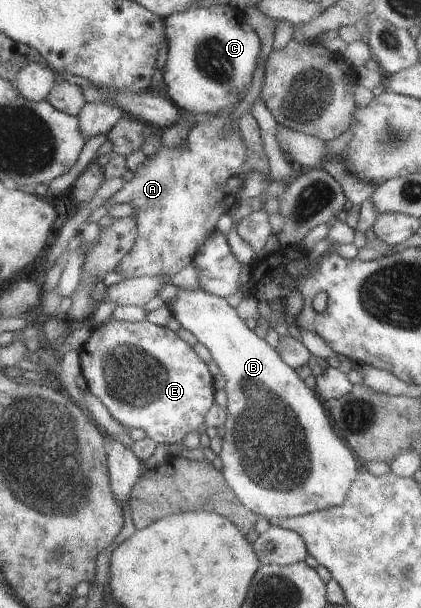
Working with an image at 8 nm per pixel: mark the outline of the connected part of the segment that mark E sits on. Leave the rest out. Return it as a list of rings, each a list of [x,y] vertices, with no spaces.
[[[108,320],[107,323],[99,324],[90,333],[87,341],[77,349],[80,363],[81,377],[85,380],[87,391],[93,397],[96,397],[103,407],[107,409],[109,417],[113,421],[117,421],[119,425],[127,430],[129,428],[139,428],[143,430],[146,436],[156,443],[177,444],[184,435],[190,431],[195,431],[200,423],[204,423],[206,411],[214,404],[214,395],[216,390],[213,388],[213,377],[207,370],[207,364],[192,350],[192,347],[183,342],[173,330],[165,326],[157,326],[147,322],[147,320],[139,322],[122,322],[119,320]]]

